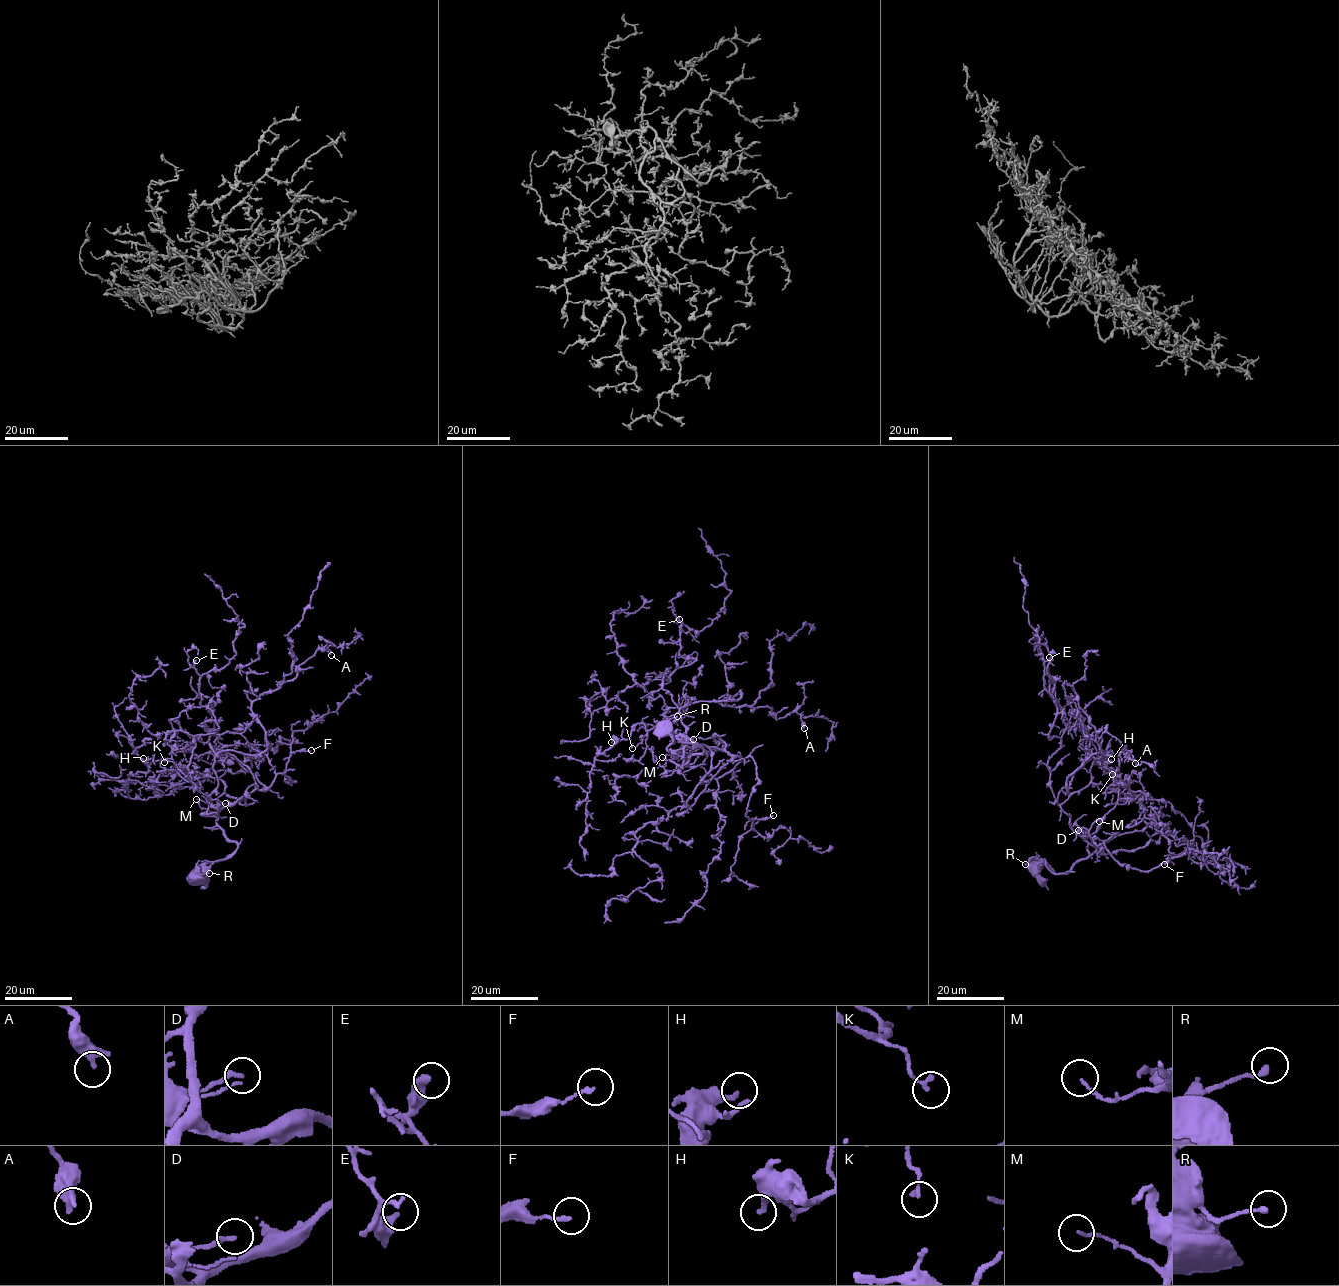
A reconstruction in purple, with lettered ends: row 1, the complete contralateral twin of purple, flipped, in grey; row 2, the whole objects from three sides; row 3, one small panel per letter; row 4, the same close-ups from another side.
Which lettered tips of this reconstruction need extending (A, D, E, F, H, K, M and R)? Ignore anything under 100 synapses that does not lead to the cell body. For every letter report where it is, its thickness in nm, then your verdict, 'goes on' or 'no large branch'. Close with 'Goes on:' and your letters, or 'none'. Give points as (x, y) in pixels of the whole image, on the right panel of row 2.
A: place (1135, 763); calibre 360 nm; no large branch
D: place (1078, 830); calibre 190 nm; no large branch
E: place (1049, 657); calibre 300 nm; no large branch
F: place (1164, 864); calibre 140 nm; no large branch
H: place (1111, 759); calibre 240 nm; no large branch
K: place (1112, 774); calibre 180 nm; no large branch
M: place (1099, 821); calibre 100 nm; no large branch
R: place (1025, 864); calibre 200 nm; no large branch
Goes on: none

